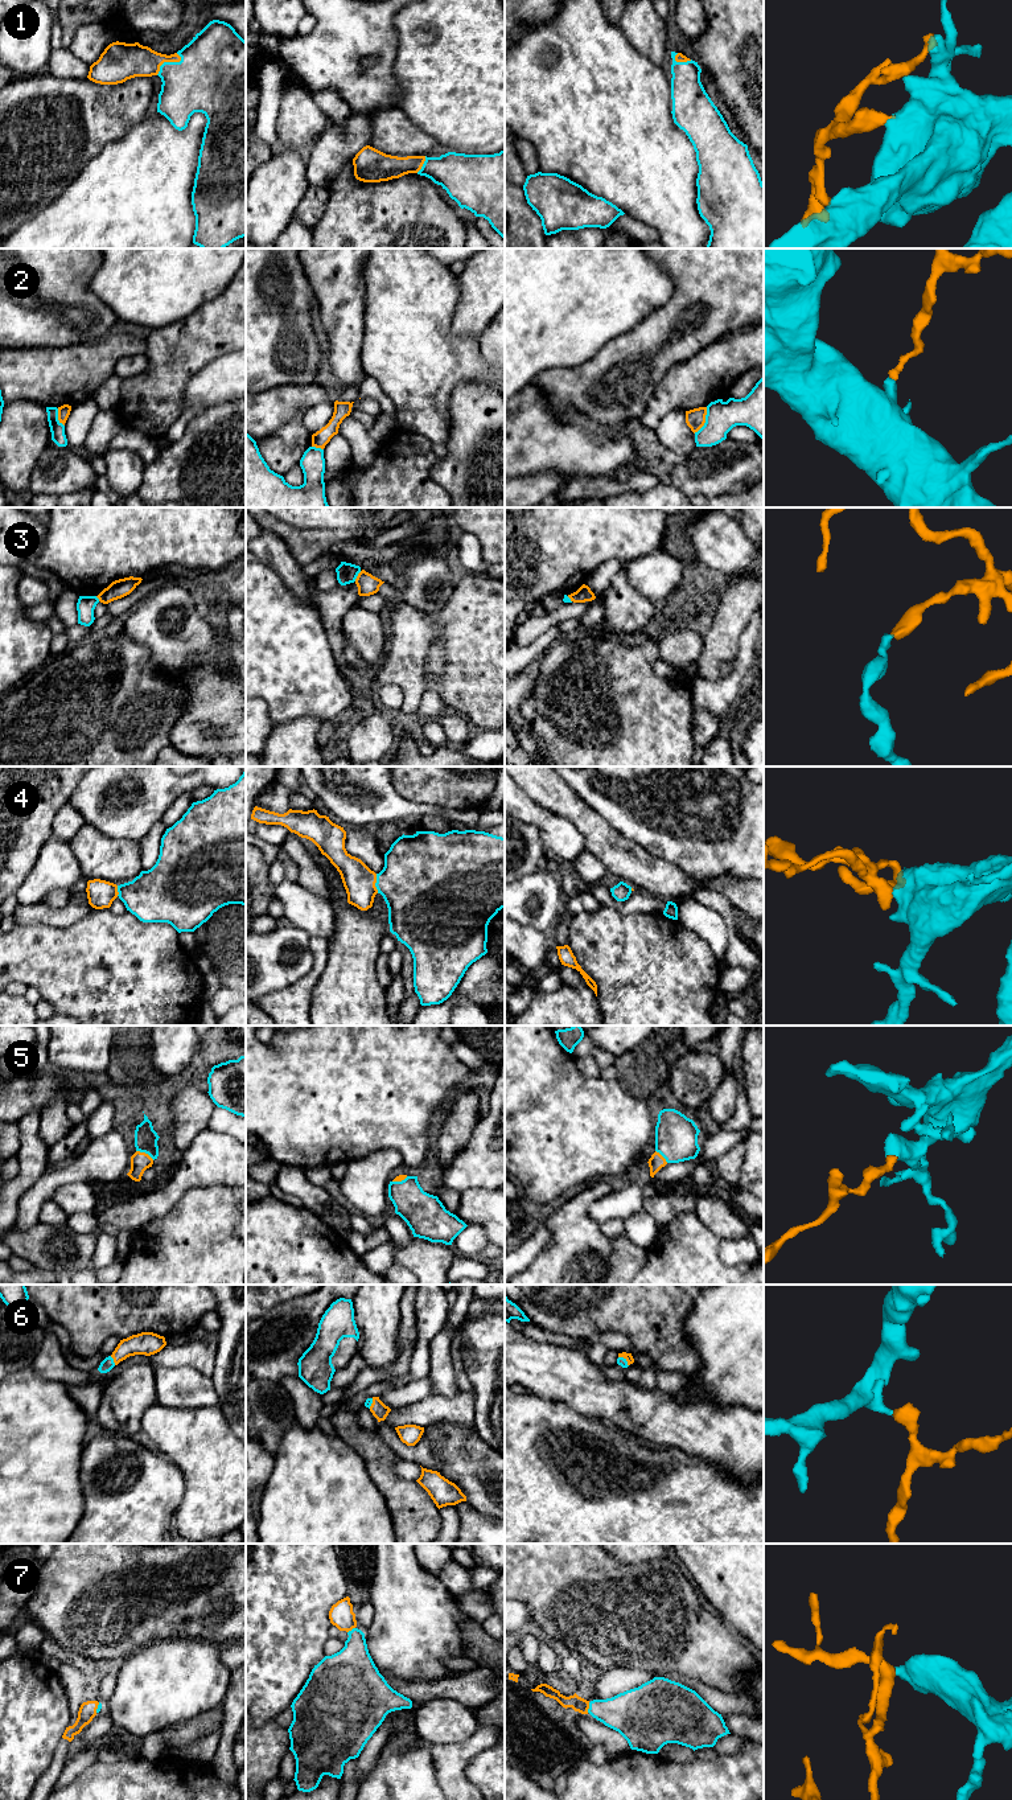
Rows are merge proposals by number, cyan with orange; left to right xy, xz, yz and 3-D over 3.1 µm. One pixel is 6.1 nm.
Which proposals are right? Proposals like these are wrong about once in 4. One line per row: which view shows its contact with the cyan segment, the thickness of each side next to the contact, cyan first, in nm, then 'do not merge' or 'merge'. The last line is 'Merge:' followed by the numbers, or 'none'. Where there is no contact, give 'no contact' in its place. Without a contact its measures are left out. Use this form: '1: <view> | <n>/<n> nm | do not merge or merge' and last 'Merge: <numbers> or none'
1: xy | 380/220 nm | merge
2: yz | 190/120 nm | do not merge
3: xz | 130/130 nm | do not merge
4: xz | 440/190 nm | merge
5: xy | 140/110 nm | merge
6: xy | 80/140 nm | merge
7: yz | 260/90 nm | merge
Merge: 1, 4, 5, 6, 7

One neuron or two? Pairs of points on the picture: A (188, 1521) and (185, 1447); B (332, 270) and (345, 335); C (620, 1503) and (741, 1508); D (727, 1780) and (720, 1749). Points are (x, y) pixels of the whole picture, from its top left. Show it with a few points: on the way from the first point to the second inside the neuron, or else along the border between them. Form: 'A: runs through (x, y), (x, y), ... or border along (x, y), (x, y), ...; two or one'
A: runs through (196, 1503), (196, 1466); one
B: runs through (337, 286), (342, 319); one
C: runs through (650, 1508), (711, 1508); one
D: border along (743, 1739), (743, 1747), (739, 1751), (719, 1755); two

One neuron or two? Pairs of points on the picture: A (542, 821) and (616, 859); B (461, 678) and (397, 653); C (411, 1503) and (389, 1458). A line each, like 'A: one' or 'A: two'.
A: two
B: one
C: one

